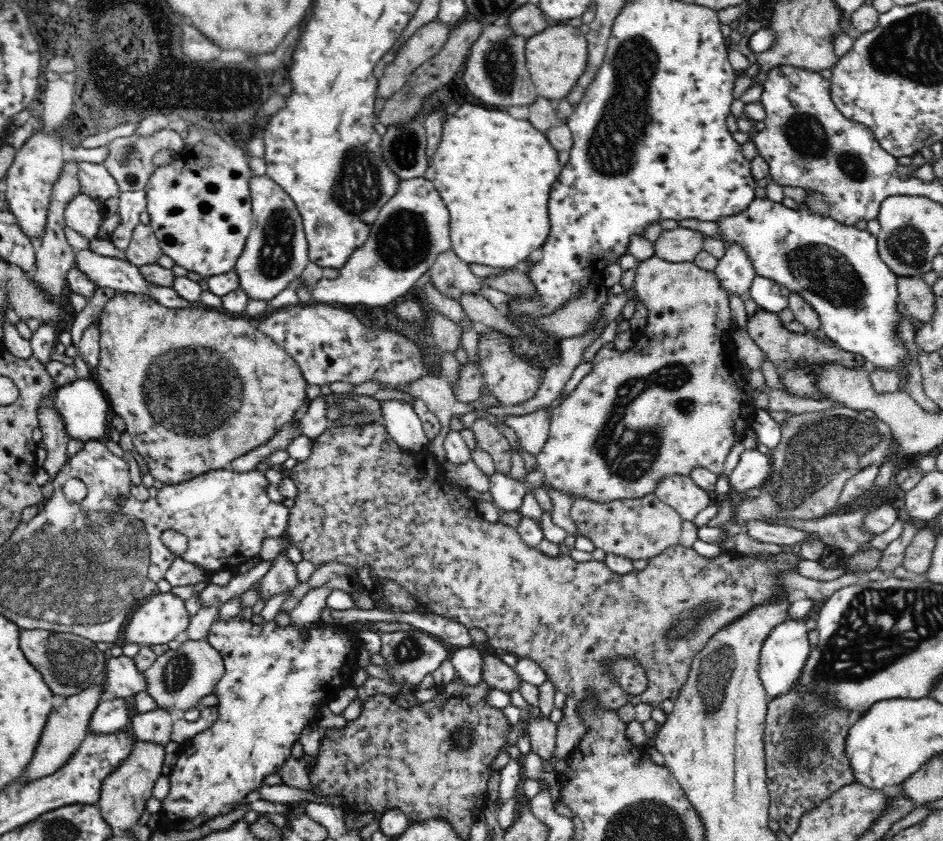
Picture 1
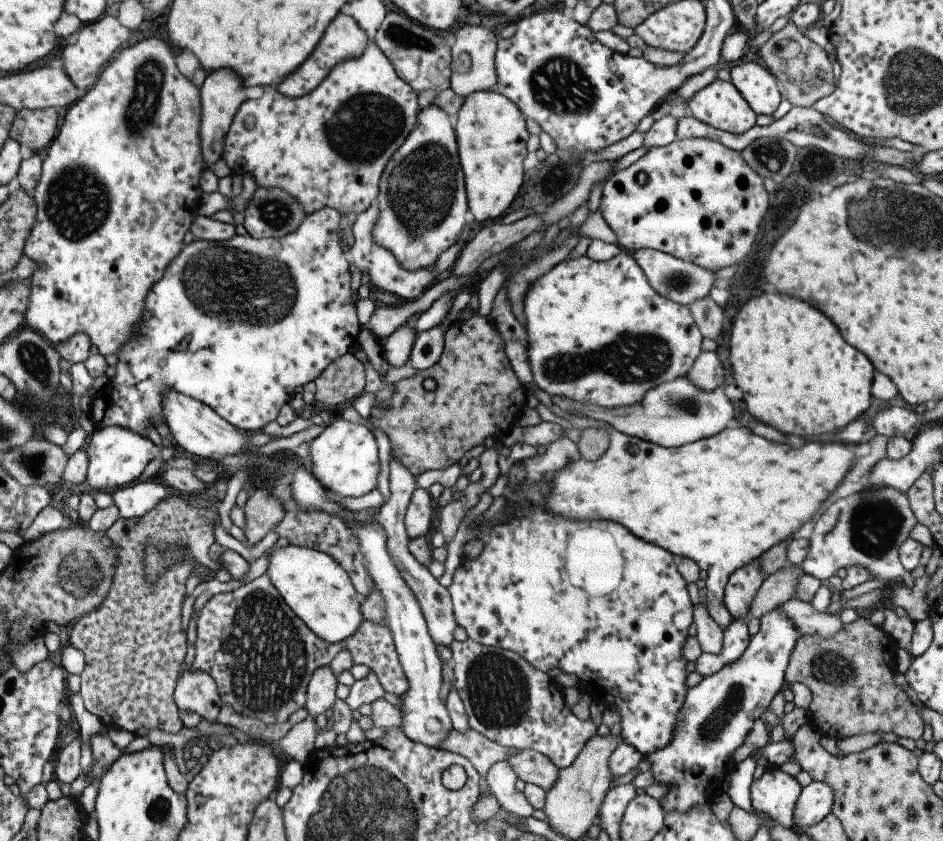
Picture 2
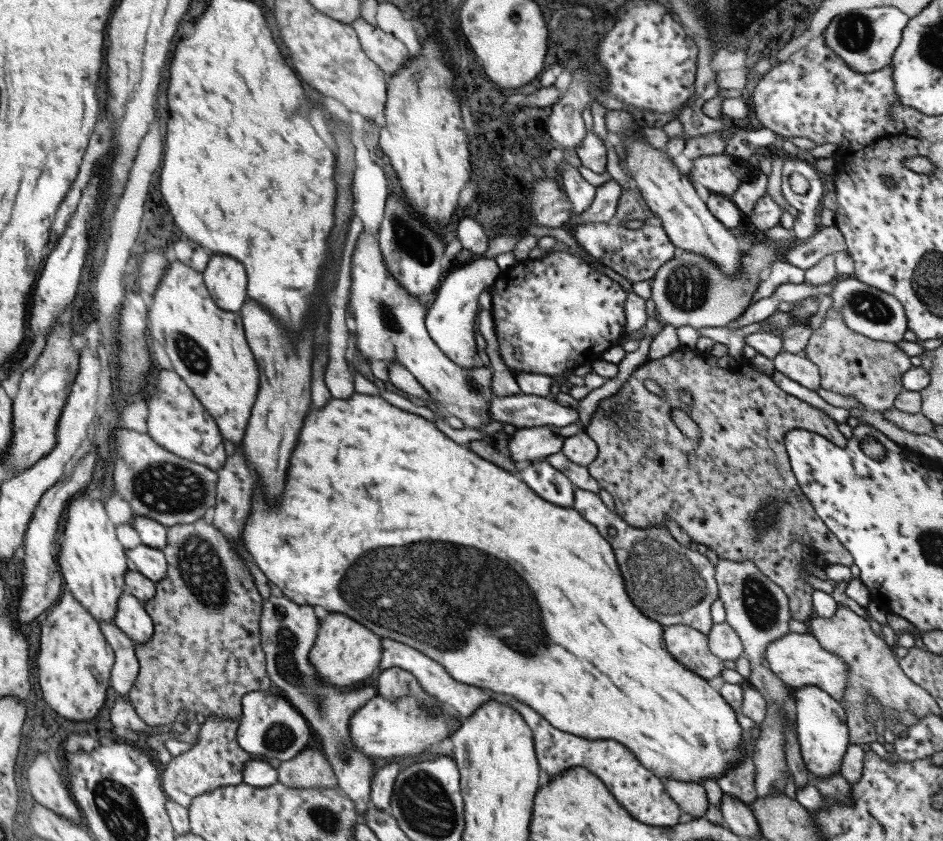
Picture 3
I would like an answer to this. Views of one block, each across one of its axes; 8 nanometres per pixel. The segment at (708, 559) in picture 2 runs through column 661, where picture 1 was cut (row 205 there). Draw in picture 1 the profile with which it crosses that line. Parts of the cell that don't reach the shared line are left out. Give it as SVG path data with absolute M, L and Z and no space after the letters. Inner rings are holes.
M462 106L444 126L442 142L432 156L436 166L434 186L440 186L442 198L450 210L450 246L458 260L466 266L488 266L514 270L536 258L550 238L548 200L552 184L562 174L558 152L550 140L532 126L530 120L516 120L502 110L484 110L478 106Z

